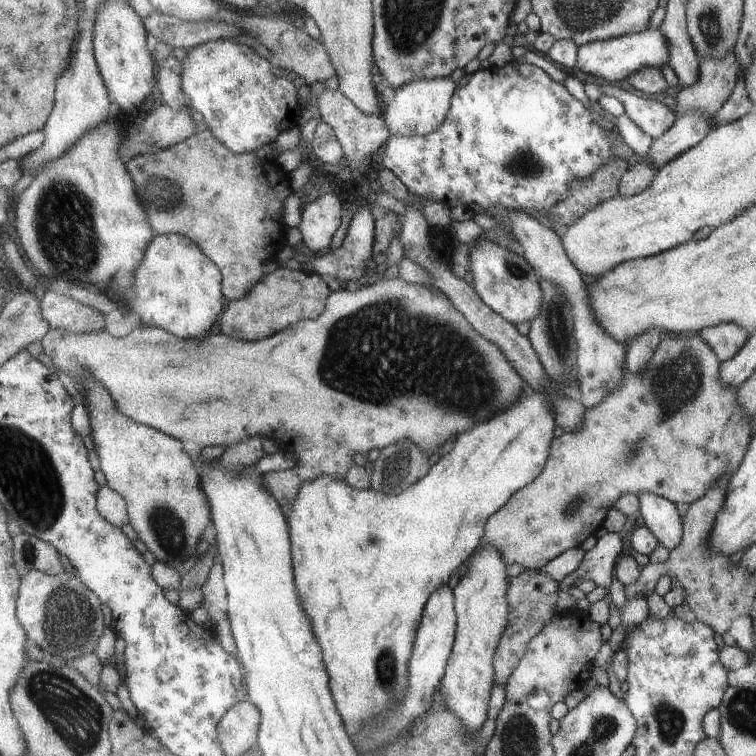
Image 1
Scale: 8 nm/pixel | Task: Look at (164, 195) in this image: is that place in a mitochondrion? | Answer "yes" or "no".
yes

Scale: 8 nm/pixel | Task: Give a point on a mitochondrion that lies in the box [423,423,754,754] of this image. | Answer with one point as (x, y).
(671, 721)

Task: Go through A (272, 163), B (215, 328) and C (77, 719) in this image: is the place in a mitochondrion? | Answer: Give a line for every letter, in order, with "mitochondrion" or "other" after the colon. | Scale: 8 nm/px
A: other
B: other
C: mitochondrion

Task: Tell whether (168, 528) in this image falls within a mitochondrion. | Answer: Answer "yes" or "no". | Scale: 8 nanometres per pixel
yes

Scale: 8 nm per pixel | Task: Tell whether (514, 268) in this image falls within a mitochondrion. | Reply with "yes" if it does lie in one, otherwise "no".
yes

